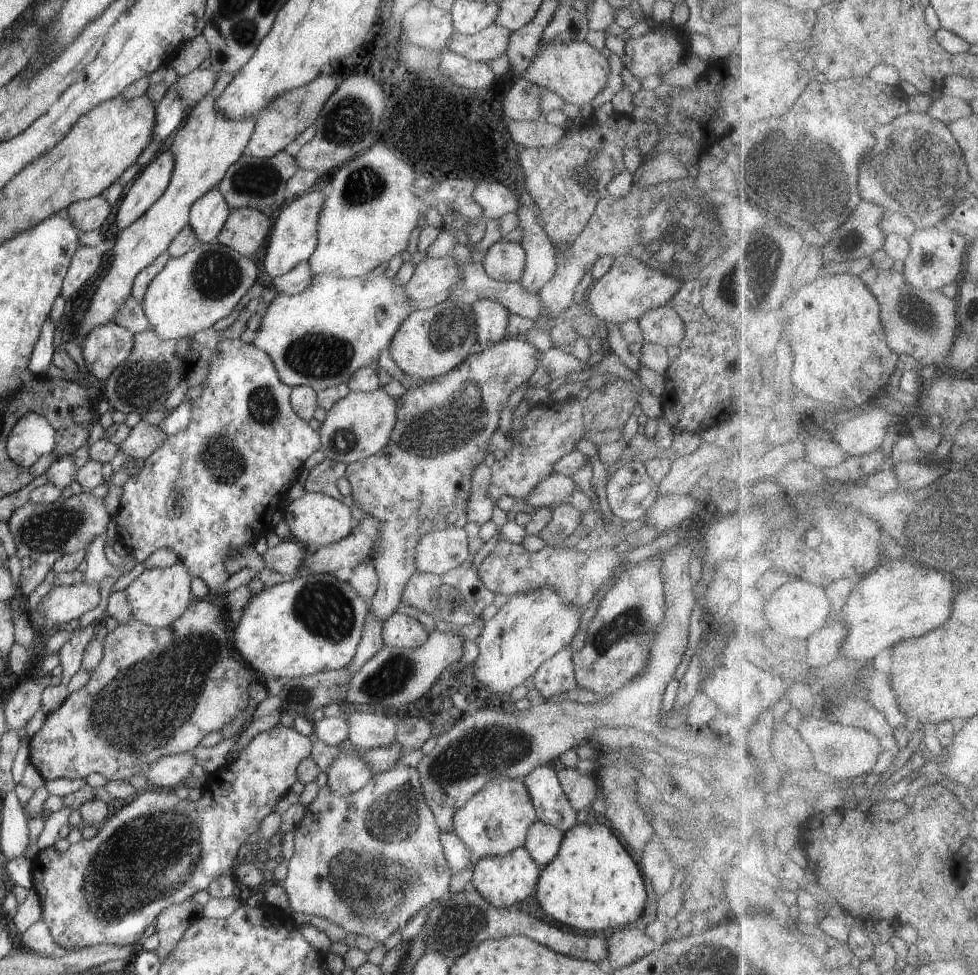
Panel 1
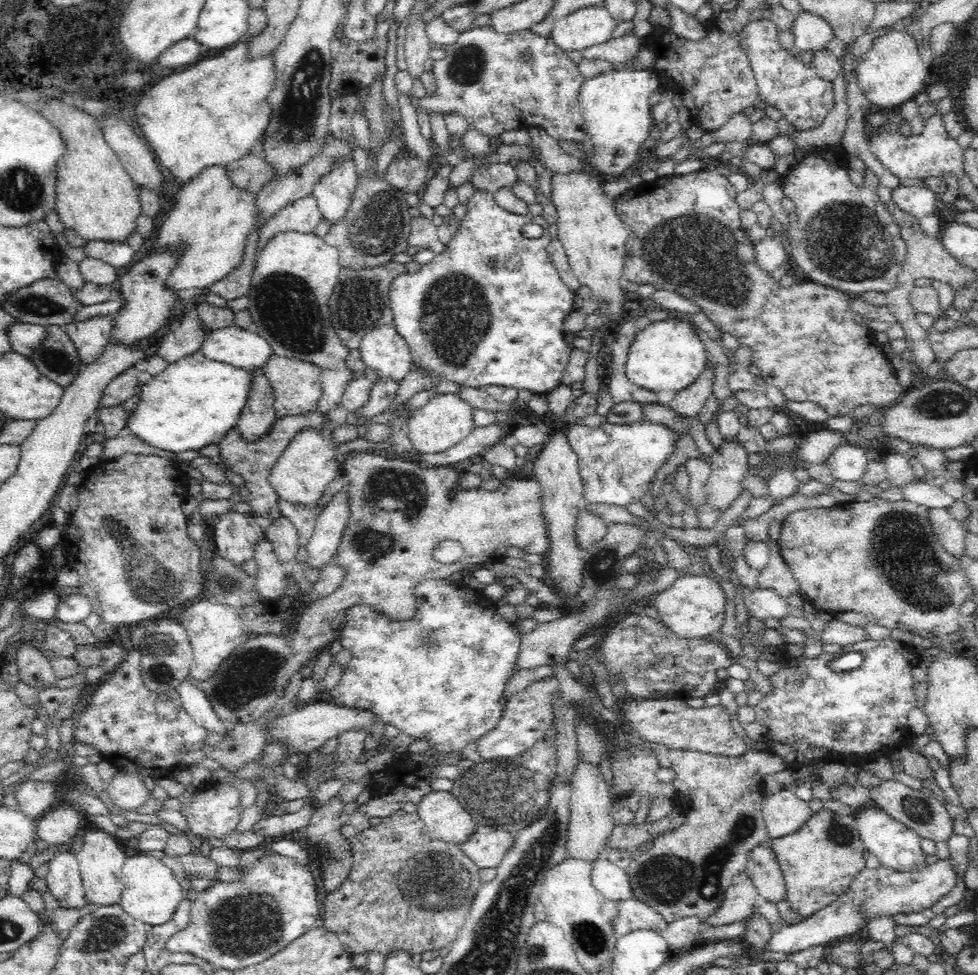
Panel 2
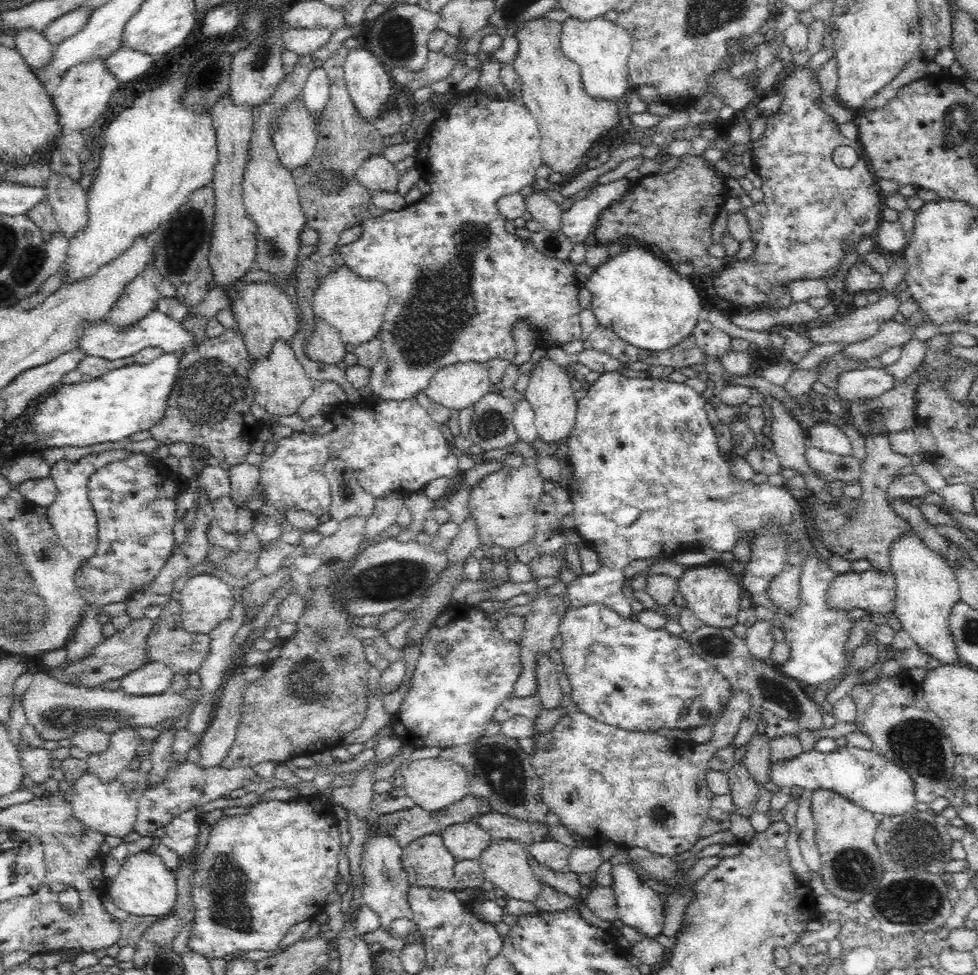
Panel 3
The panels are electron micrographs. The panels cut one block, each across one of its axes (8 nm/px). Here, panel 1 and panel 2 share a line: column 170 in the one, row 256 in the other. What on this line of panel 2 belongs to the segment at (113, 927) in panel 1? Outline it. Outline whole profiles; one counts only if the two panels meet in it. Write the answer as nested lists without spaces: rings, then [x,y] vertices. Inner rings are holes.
[[[836,146],[820,148],[818,152],[810,152],[802,162],[795,164],[793,170],[780,177],[784,180],[784,196],[796,205],[794,212],[789,214],[787,238],[790,255],[794,256],[798,266],[808,274],[812,283],[834,288],[851,296],[859,296],[864,292],[886,294],[896,287],[907,246],[896,220],[877,194],[880,180],[866,169],[863,184],[854,186],[848,175],[848,158],[849,154]]]

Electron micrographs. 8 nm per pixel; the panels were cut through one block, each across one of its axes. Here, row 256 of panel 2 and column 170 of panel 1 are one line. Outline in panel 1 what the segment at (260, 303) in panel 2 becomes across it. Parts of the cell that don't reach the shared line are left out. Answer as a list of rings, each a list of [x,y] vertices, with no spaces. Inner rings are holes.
[[[218,242],[196,244],[181,257],[170,257],[163,269],[155,274],[155,278],[147,286],[143,298],[143,312],[152,329],[161,339],[191,337],[194,333],[213,327],[218,320],[228,316],[240,302],[240,298],[250,290],[258,278],[258,268],[250,257],[242,256],[239,252],[221,245]]]

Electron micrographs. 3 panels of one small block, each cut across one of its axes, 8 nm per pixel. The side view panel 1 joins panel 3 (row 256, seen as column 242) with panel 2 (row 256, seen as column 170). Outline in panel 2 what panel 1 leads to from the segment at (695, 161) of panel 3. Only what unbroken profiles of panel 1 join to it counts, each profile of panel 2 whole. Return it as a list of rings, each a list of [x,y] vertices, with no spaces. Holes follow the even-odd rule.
[[[704,168],[686,176],[672,175],[669,177],[658,177],[653,182],[644,181],[637,188],[629,189],[625,194],[615,199],[615,210],[618,217],[626,224],[629,230],[629,237],[626,239],[625,252],[623,258],[622,280],[625,283],[633,282],[639,285],[654,285],[656,291],[670,290],[676,292],[700,306],[713,324],[722,332],[729,332],[736,338],[740,345],[745,344],[751,348],[751,364],[755,364],[760,371],[760,376],[772,386],[779,388],[780,392],[788,400],[804,402],[809,400],[815,402],[822,407],[830,417],[846,416],[857,406],[863,404],[872,404],[884,409],[887,405],[898,402],[900,398],[907,392],[898,381],[897,370],[892,366],[889,358],[882,351],[882,344],[876,339],[876,332],[866,326],[866,323],[857,324],[852,316],[854,311],[850,307],[850,300],[853,296],[846,292],[826,287],[820,284],[810,282],[798,282],[790,288],[782,288],[780,282],[776,282],[771,274],[766,270],[760,270],[755,261],[755,245],[750,241],[748,232],[744,231],[740,221],[742,210],[736,203],[736,195],[738,192],[734,186],[728,181],[726,176],[718,172],[718,169]]]

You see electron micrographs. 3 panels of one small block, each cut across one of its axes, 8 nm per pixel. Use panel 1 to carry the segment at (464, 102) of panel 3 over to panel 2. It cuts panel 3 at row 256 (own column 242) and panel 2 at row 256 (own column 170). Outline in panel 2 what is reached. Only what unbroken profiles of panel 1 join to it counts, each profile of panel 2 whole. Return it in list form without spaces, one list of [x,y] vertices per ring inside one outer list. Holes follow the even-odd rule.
[[[475,190],[474,196],[466,201],[466,216],[459,223],[456,233],[441,253],[435,255],[426,265],[422,265],[418,272],[399,274],[394,277],[394,282],[390,284],[390,308],[392,309],[393,322],[398,334],[409,346],[409,356],[412,357],[413,366],[419,370],[427,370],[431,378],[439,376],[446,378],[461,386],[472,388],[482,388],[486,385],[505,386],[517,388],[518,390],[531,390],[533,393],[549,393],[560,385],[562,375],[566,370],[570,354],[574,347],[569,346],[564,339],[566,335],[562,329],[562,322],[565,316],[574,311],[574,296],[576,295],[563,281],[558,273],[558,269],[550,259],[547,246],[550,244],[551,237],[549,225],[542,216],[526,214],[511,214],[503,210],[495,200],[494,193],[490,194],[484,190]],[[527,224],[537,224],[542,227],[544,232],[539,238],[526,238],[522,235],[522,228]]]

